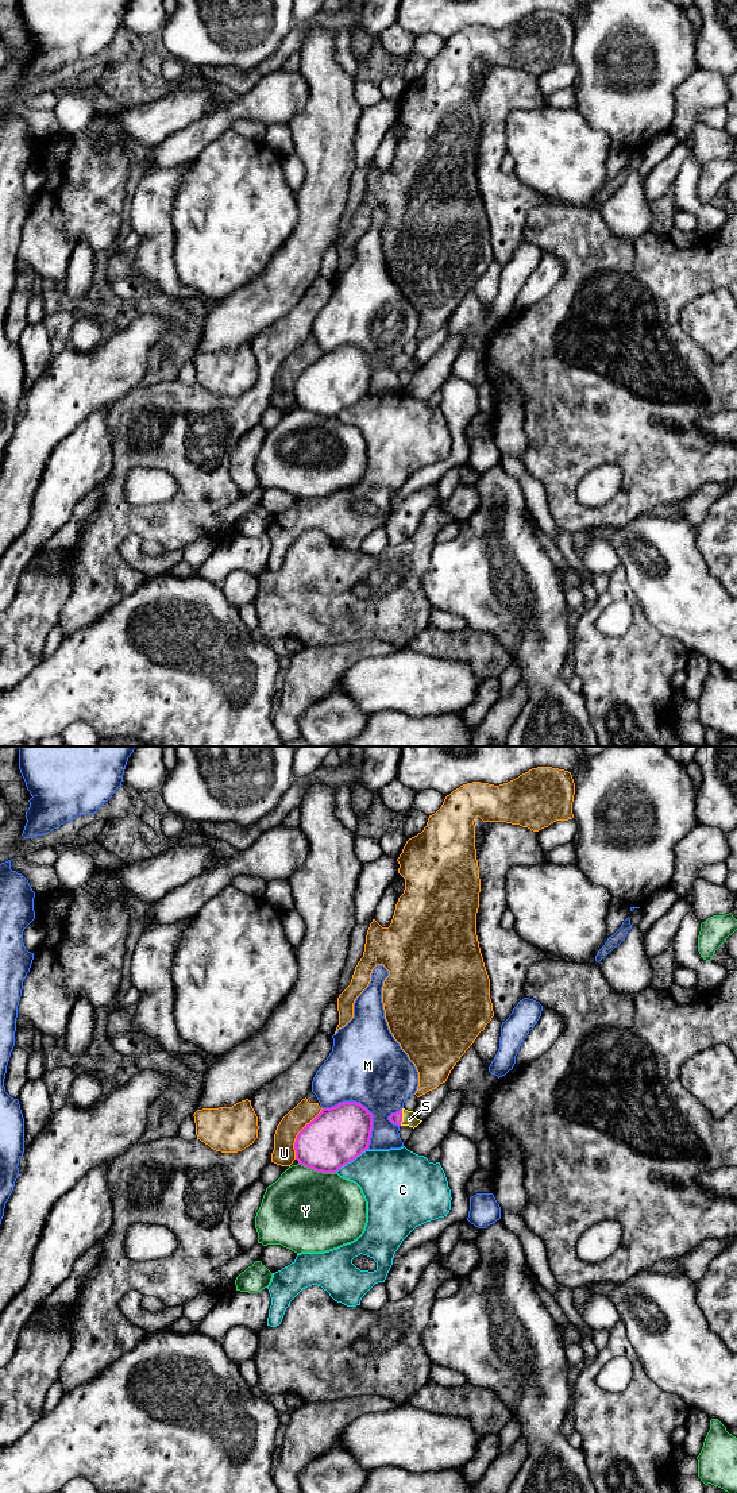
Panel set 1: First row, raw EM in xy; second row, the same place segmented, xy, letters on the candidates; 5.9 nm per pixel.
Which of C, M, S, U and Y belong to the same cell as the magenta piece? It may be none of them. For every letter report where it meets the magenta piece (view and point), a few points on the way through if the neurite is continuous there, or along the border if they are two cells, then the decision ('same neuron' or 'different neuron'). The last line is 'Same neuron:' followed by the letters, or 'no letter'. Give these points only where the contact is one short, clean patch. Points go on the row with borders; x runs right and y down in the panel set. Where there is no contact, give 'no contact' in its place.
C: contact xy (351, 1160); different neuron
M: contact xy (365, 1107); different neuron
S: contact xy (401, 1117); way xy (396, 1118), (401, 1117), (409, 1119); same neuron
U: contact xy (298, 1134); different neuron
Y: contact xy (317, 1171); different neuron
Same neuron: S

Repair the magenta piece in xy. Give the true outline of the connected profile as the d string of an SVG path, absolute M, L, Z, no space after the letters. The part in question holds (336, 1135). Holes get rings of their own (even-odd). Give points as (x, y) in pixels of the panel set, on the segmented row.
M343 1102L306 1124L294 1142L298 1164L316 1172L336 1173L368 1150L373 1114L356 1102Z

